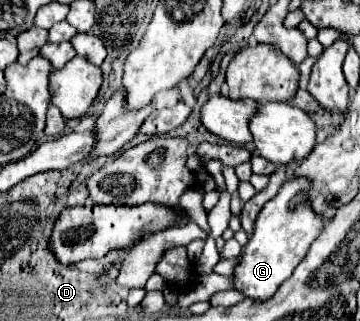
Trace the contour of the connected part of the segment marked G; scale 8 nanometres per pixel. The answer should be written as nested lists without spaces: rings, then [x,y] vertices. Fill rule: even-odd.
[[[291,179],[283,183],[279,193],[265,203],[261,209],[251,239],[243,245],[239,261],[233,269],[233,289],[243,293],[245,297],[253,301],[267,301],[273,297],[273,293],[279,289],[279,285],[293,273],[293,269],[301,263],[307,249],[315,241],[315,237],[321,233],[321,229],[327,225],[323,217],[317,217],[317,213],[311,211],[307,203],[301,203],[299,209],[291,211],[287,205],[289,201],[299,193],[307,189],[307,179]]]

